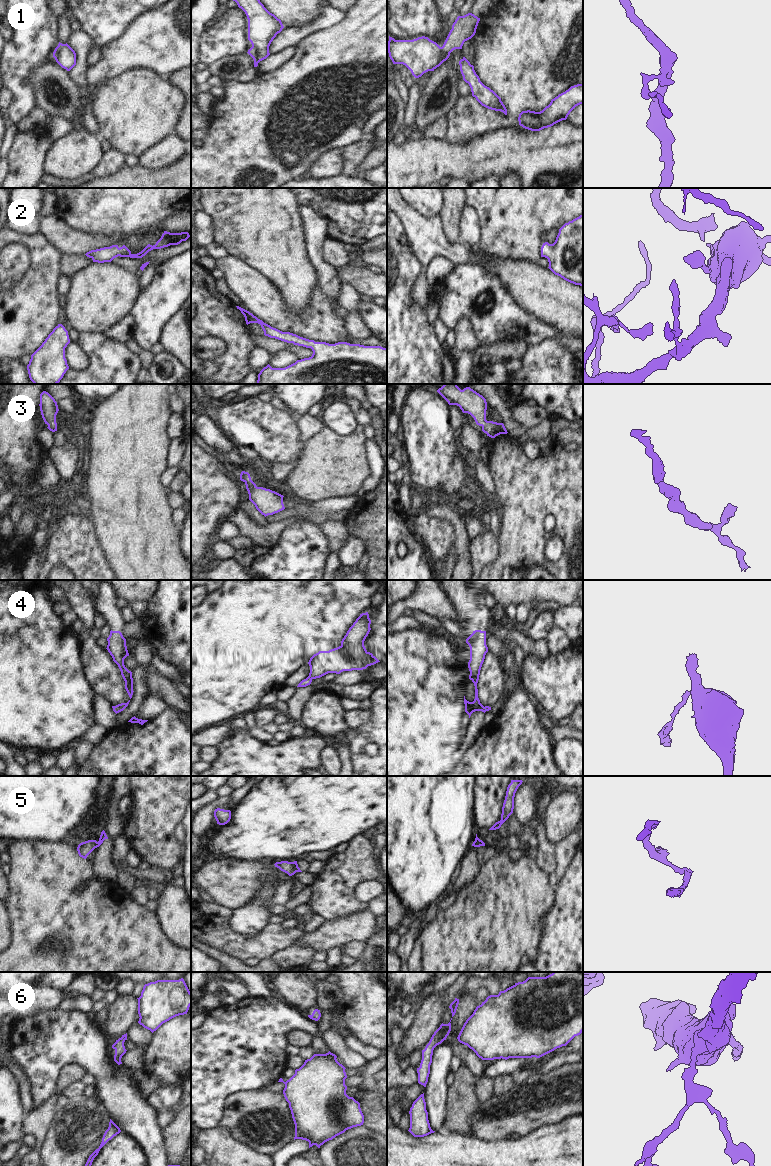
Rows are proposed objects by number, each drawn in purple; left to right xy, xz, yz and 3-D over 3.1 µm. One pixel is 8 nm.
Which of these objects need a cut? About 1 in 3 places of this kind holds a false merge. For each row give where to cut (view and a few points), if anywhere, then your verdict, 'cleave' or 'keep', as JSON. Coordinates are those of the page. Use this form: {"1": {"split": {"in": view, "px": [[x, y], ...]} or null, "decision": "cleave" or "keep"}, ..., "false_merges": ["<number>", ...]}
{"1": {"split": {"in": "xz", "px": [[252, 46], [258, 50], [259, 61]]}, "decision": "cleave"}, "2": {"split": null, "decision": "keep"}, "3": {"split": null, "decision": "keep"}, "4": {"split": null, "decision": "keep"}, "5": {"split": {"in": "xy", "px": [[98, 842], [97, 846]]}, "decision": "cleave"}, "6": {"split": null, "decision": "keep"}, "false_merges": ["1", "5"]}

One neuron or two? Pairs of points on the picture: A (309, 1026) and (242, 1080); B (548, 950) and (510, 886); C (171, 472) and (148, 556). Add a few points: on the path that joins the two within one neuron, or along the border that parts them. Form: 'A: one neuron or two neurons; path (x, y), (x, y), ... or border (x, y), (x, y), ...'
A: one neuron; path (290, 1024), (251, 1061)
B: two neurons; border (544, 915), (541, 921), (541, 939), (536, 953)
C: two neurons; border (167, 466), (160, 476), (160, 483), (164, 488)

